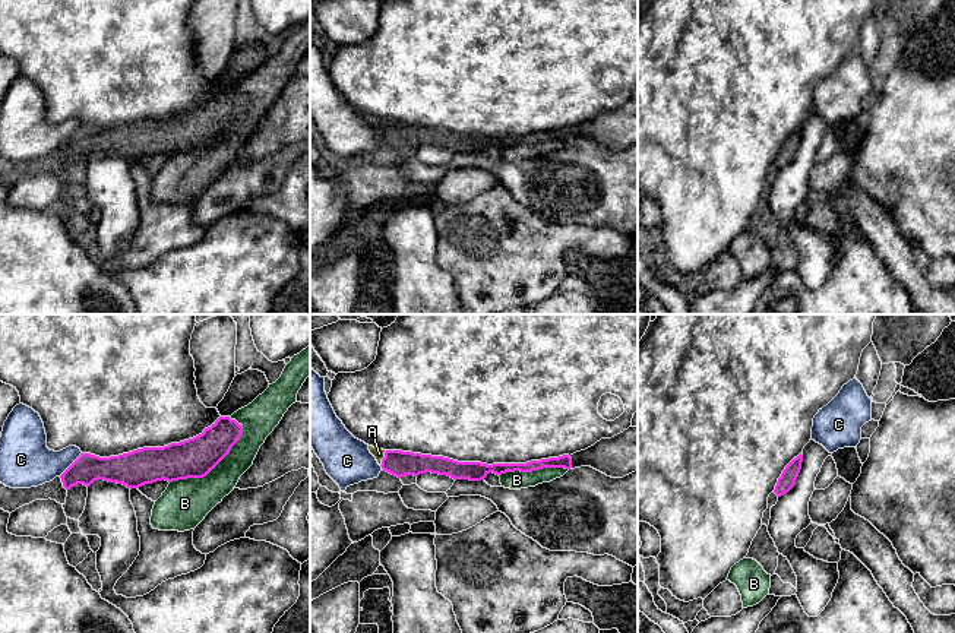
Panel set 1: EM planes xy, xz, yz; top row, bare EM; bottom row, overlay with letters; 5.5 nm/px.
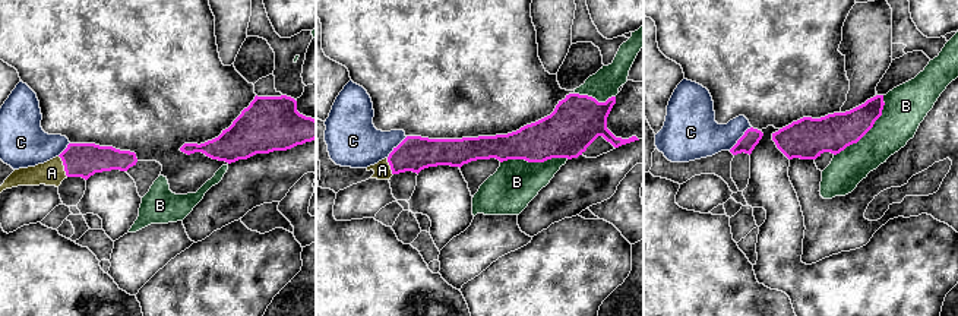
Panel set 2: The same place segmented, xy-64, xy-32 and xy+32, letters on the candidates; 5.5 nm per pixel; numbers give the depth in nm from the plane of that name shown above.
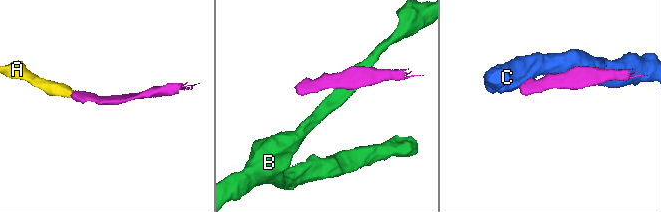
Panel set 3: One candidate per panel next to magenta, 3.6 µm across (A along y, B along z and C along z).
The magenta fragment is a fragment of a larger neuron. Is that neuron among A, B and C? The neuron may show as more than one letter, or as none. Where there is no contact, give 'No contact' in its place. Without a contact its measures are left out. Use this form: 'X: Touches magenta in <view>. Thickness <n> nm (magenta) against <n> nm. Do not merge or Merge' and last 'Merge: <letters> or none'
A: Touches magenta in xz. Thickness 140 nm (magenta) against 60 nm. Merge
B: Touches magenta in xy. Thickness 220 nm (magenta) against 260 nm. Do not merge
C: Touches magenta in xy. Thickness 160 nm (magenta) against 280 nm. Do not merge
Merge: A

